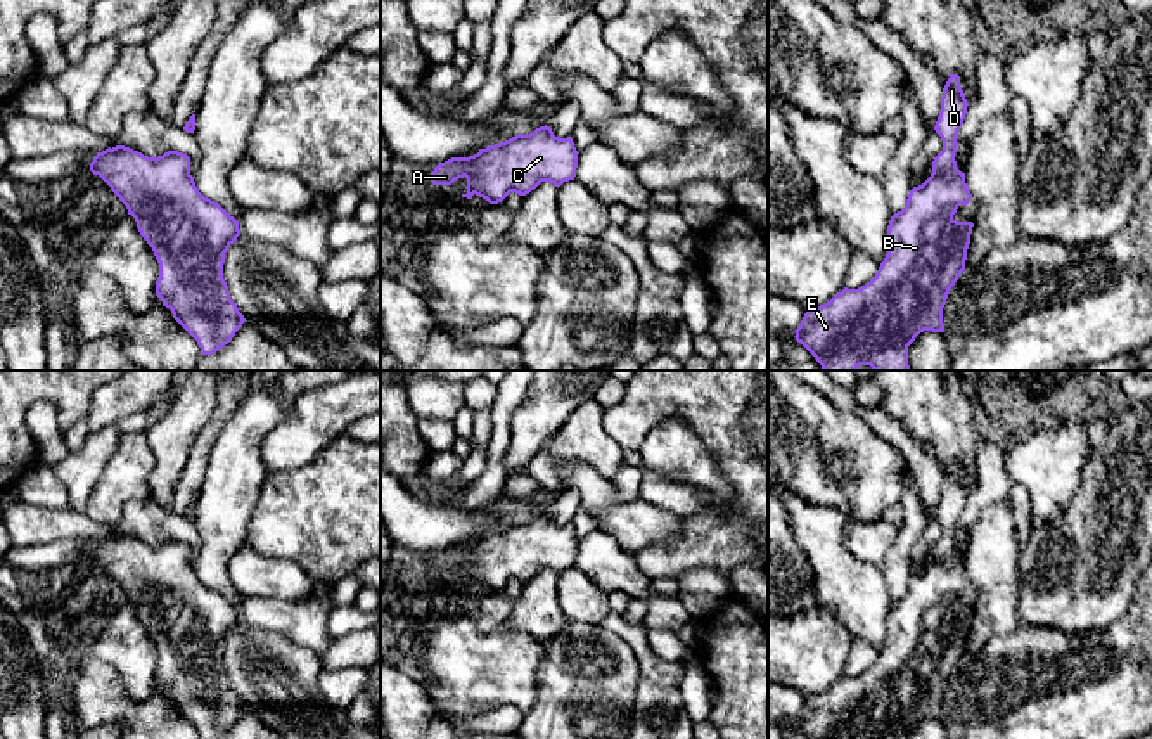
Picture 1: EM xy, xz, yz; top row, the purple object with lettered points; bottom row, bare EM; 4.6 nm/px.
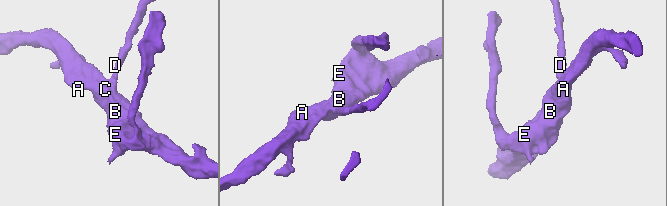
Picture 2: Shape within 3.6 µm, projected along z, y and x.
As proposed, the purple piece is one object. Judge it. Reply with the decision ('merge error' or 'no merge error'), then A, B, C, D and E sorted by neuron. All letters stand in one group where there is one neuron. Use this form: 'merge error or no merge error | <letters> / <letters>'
no merge error | A B C D E

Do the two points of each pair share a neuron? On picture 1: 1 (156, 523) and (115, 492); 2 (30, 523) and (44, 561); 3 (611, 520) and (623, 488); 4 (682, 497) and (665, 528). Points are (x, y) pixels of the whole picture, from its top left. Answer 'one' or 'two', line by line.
1: two
2: two
3: two
4: two

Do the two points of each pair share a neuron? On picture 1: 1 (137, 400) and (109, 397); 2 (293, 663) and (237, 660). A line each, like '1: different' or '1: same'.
1: same
2: same

